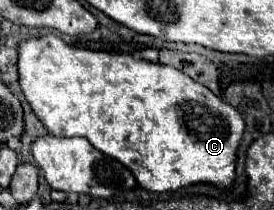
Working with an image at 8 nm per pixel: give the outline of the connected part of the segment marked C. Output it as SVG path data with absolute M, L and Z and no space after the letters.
M54 34L22 42L18 70L26 100L50 134L88 138L96 150L124 164L144 190L174 192L192 184L212 184L222 190L232 190L236 182L236 152L246 122L234 106L220 100L204 84L184 72L136 59L126 52L74 48Z

